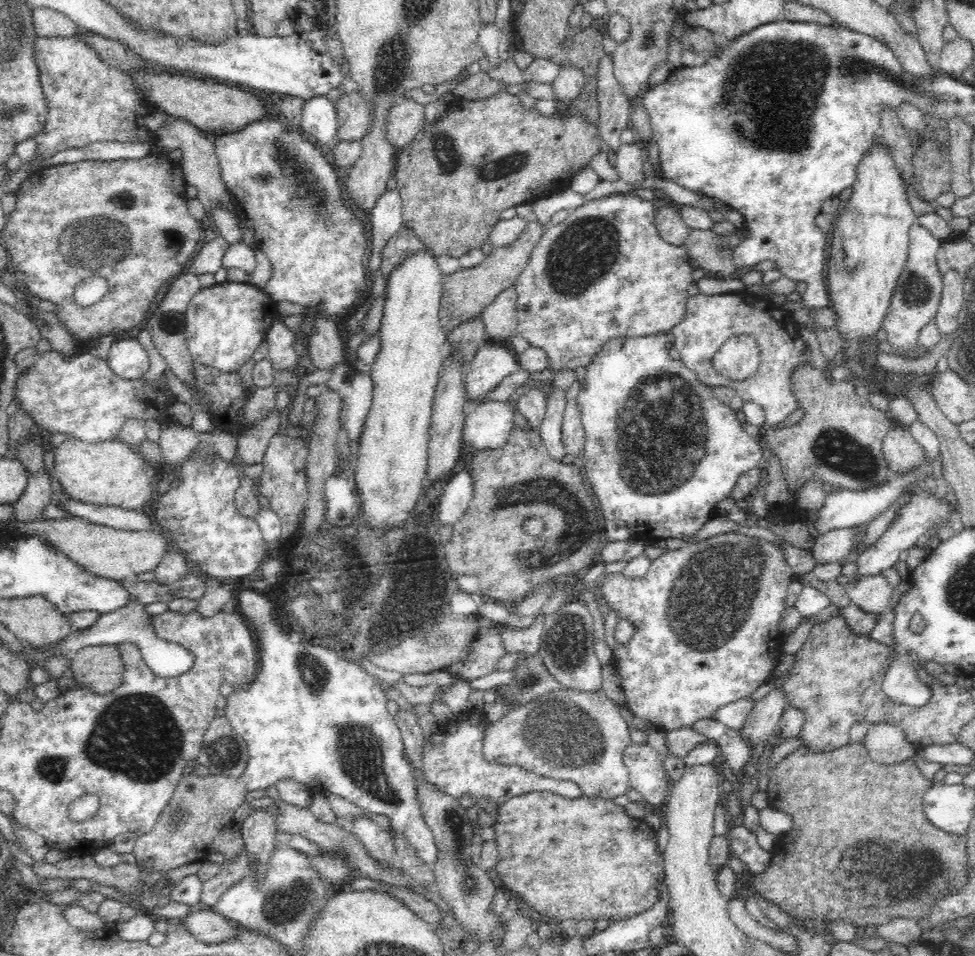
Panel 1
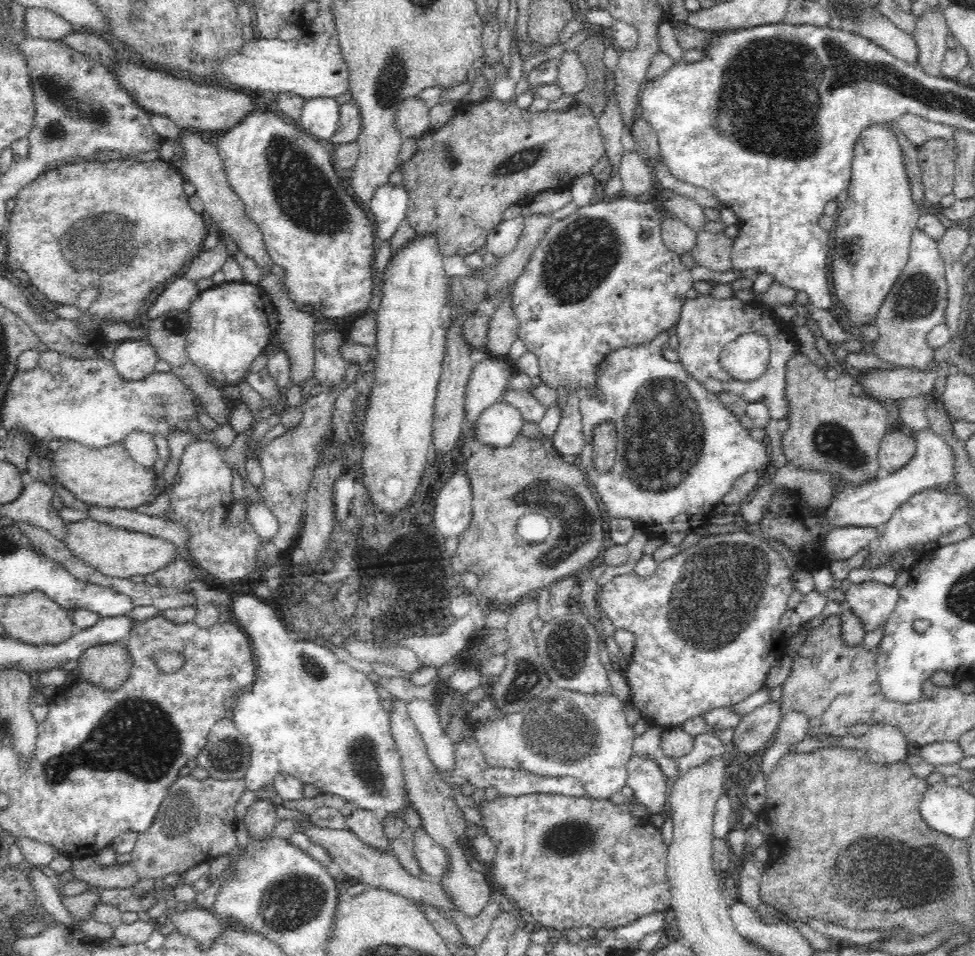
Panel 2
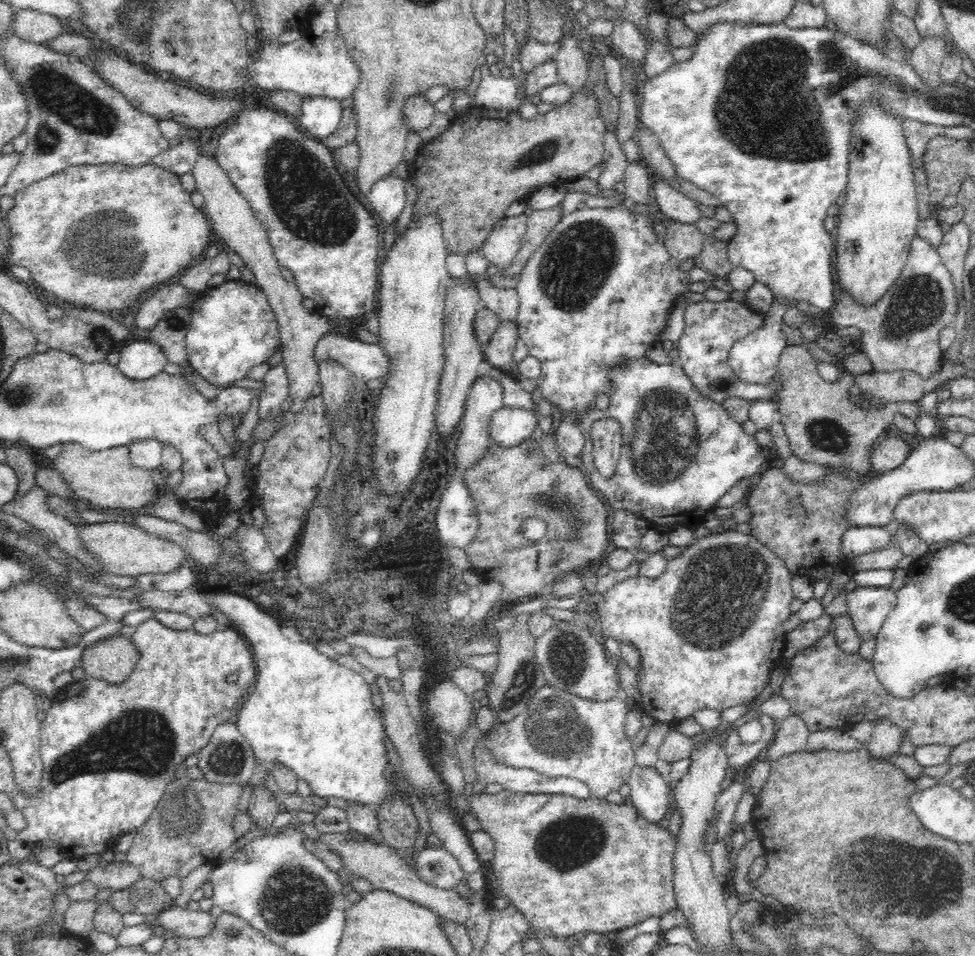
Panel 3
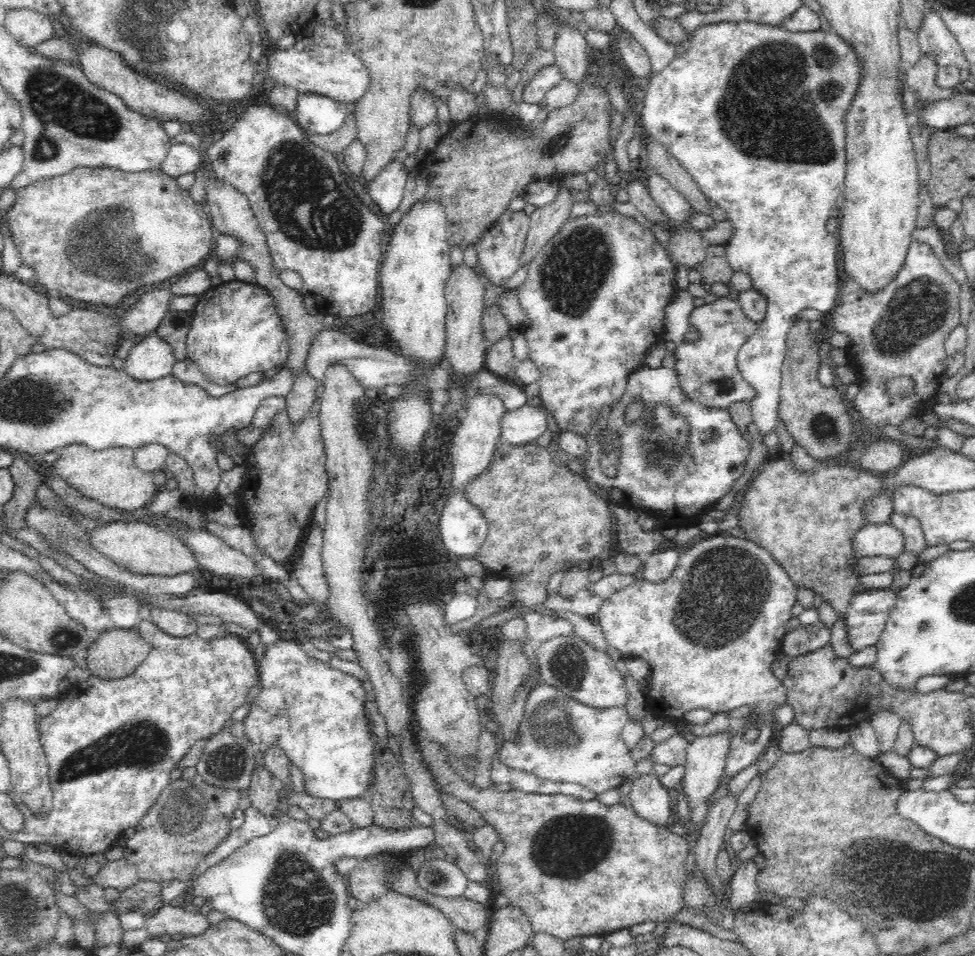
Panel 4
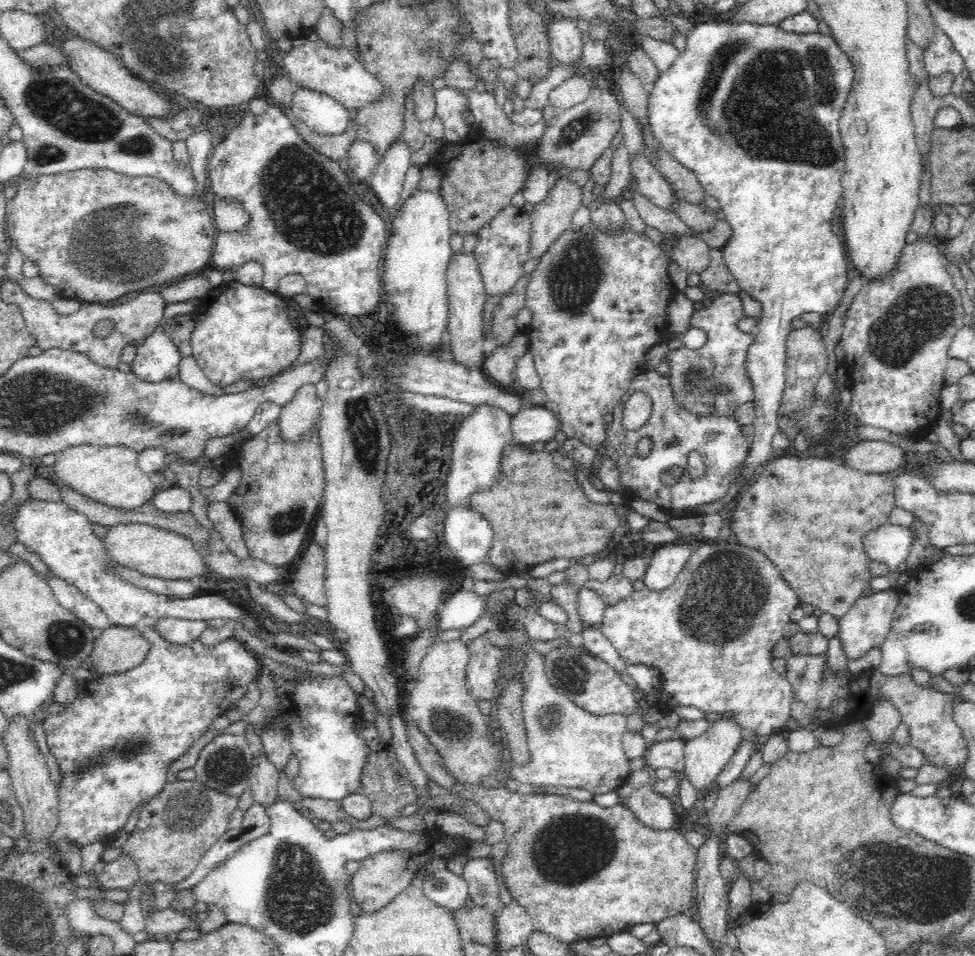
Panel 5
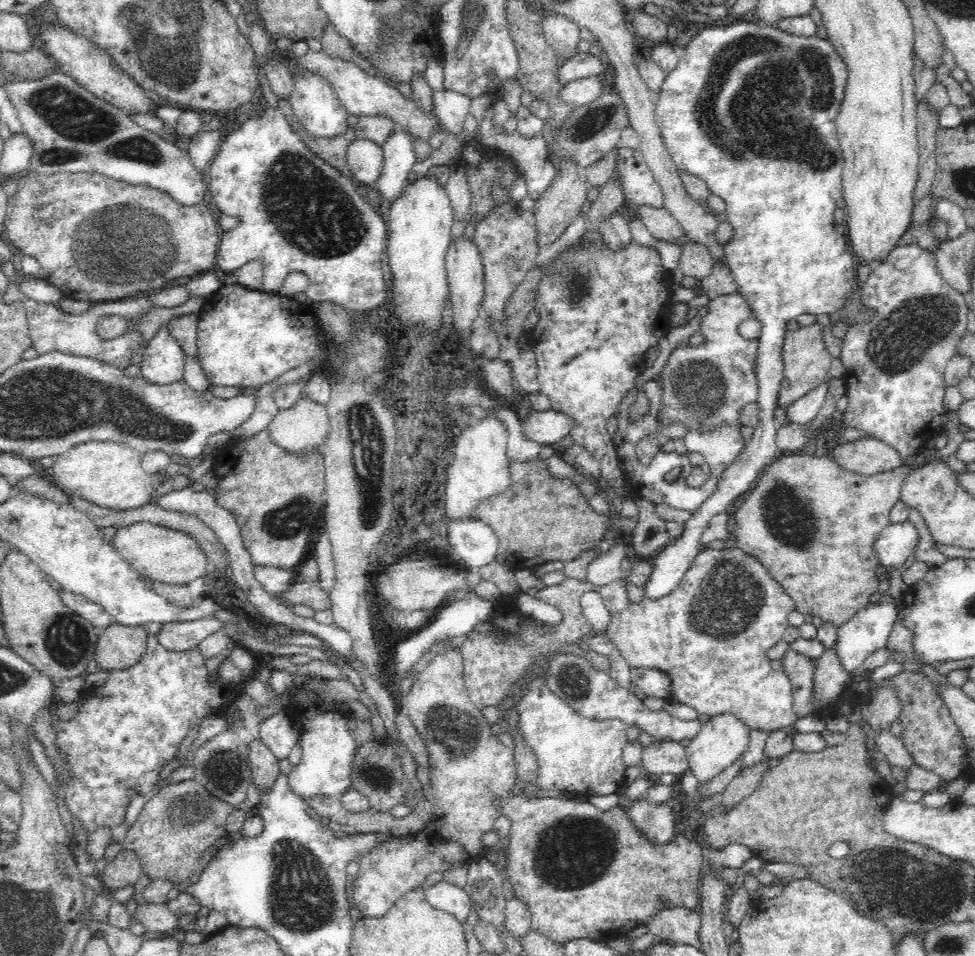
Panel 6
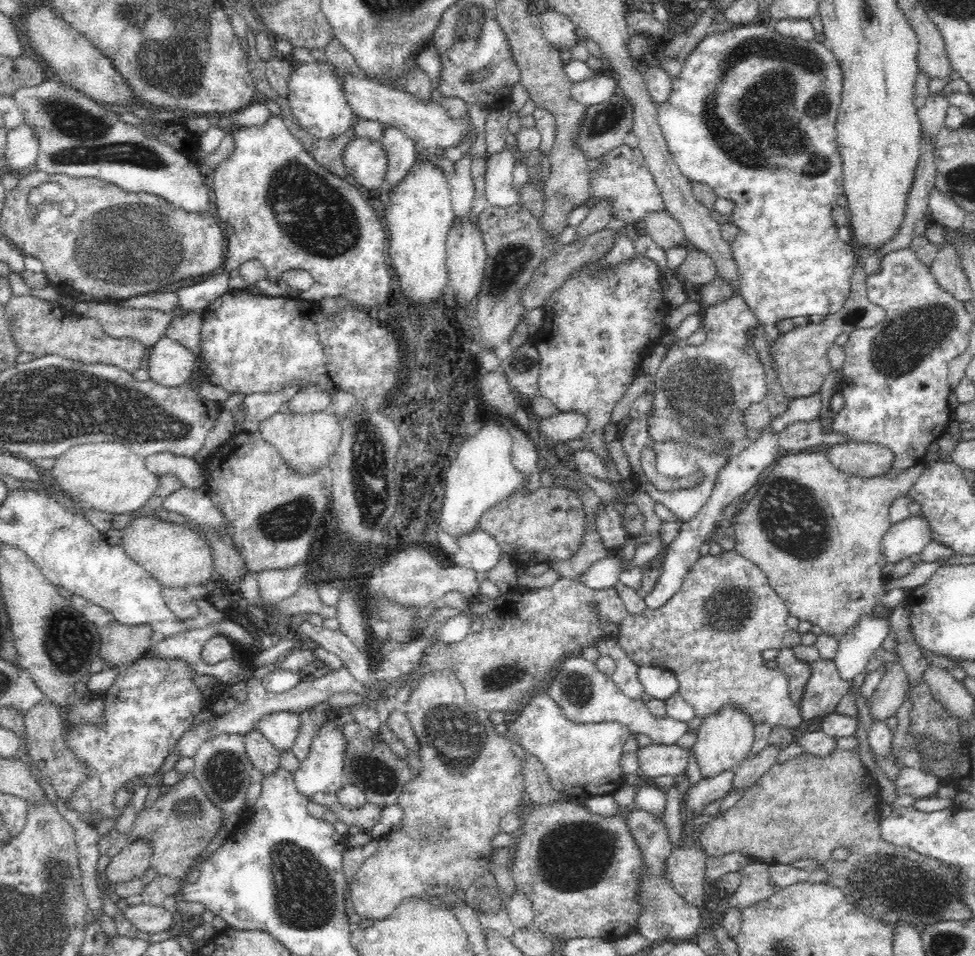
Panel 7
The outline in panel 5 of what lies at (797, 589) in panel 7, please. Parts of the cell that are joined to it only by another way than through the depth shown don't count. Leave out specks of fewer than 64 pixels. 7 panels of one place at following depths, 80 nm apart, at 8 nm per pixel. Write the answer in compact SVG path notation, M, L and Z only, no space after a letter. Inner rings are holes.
M782 456L766 462L761 467L757 475L752 479L744 489L741 490L739 496L735 499L732 508L729 509L727 516L731 519L731 527L735 532L737 543L743 544L748 548L755 548L760 552L763 552L771 561L772 564L779 569L783 579L787 581L788 586L796 593L800 604L810 604L813 608L818 608L822 612L828 612L832 614L838 620L842 616L846 615L846 612L852 608L852 604L856 602L860 596L864 596L864 590L870 588L870 564L871 558L864 553L864 537L868 532L876 530L878 526L882 526L889 522L889 514L895 507L894 504L894 488L896 488L895 477L898 472L893 473L863 473L849 466L842 466L842 464L836 464L834 460L828 460L828 458L800 458L796 456Z

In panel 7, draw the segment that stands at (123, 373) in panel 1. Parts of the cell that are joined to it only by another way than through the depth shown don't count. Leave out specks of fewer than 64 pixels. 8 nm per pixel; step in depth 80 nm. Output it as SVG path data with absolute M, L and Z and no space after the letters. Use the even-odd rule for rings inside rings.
M166 335L147 348L146 357L149 378L169 387L184 385L199 362L199 355Z

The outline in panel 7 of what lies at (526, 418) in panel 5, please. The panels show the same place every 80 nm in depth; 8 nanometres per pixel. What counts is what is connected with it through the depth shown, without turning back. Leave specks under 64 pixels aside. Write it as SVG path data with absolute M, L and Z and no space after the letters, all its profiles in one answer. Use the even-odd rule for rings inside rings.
M558 412L550 418L542 418L539 422L539 434L555 443L566 443L580 438L584 432L585 416L578 412Z

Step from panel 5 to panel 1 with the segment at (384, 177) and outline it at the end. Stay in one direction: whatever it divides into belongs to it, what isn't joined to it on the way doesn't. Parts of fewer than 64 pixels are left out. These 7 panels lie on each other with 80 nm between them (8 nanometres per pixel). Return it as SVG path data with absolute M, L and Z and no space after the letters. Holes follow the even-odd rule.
M386 190L375 208L370 212L370 258L368 258L368 270L376 272L381 268L382 248L390 242L396 232L403 225L403 211L400 192Z

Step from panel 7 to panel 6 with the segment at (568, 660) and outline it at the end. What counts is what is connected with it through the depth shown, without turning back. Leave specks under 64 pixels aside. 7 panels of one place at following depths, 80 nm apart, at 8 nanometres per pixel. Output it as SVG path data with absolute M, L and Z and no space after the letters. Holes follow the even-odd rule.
M553 654L550 668L546 668L547 686L556 696L564 698L576 713L583 714L591 720L622 720L627 727L638 727L640 731L654 737L656 743L664 740L680 742L684 738L692 740L702 730L703 724L698 720L684 721L671 716L666 709L655 712L644 706L643 701L631 690L620 686L610 672L606 674L576 654Z

